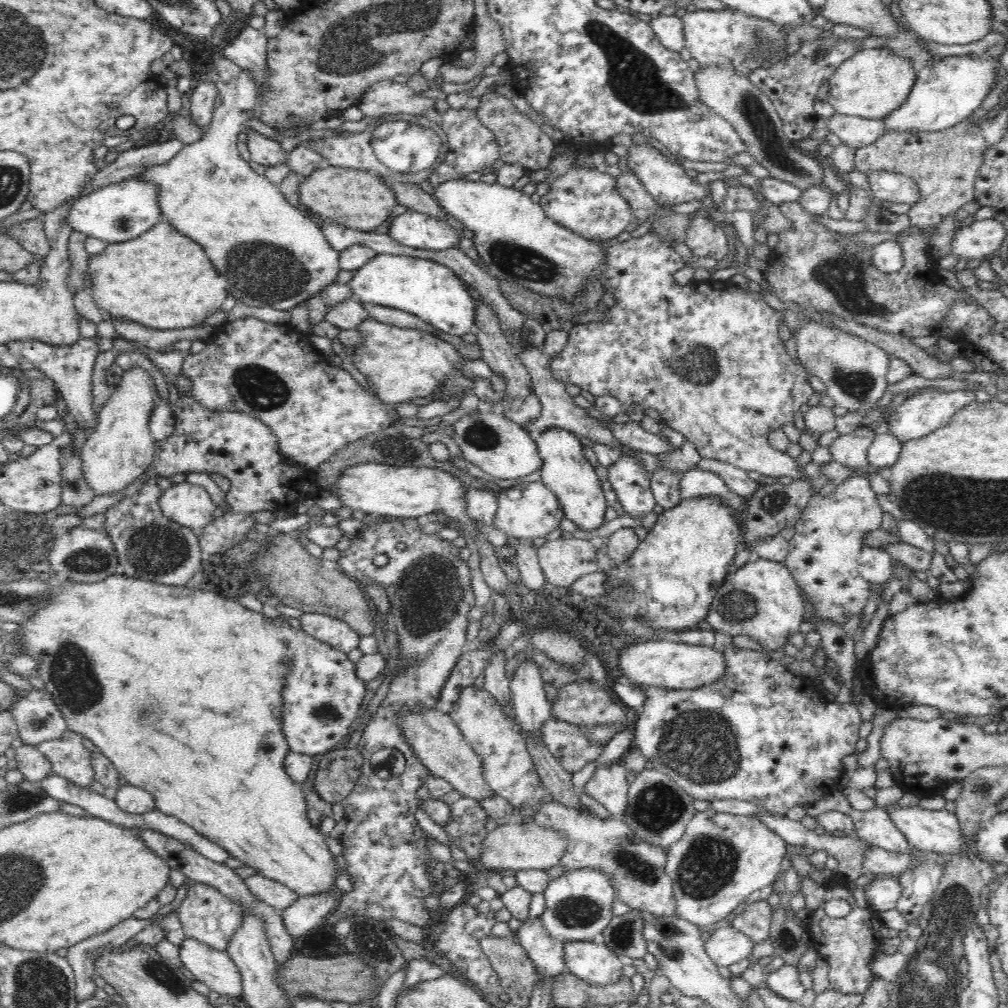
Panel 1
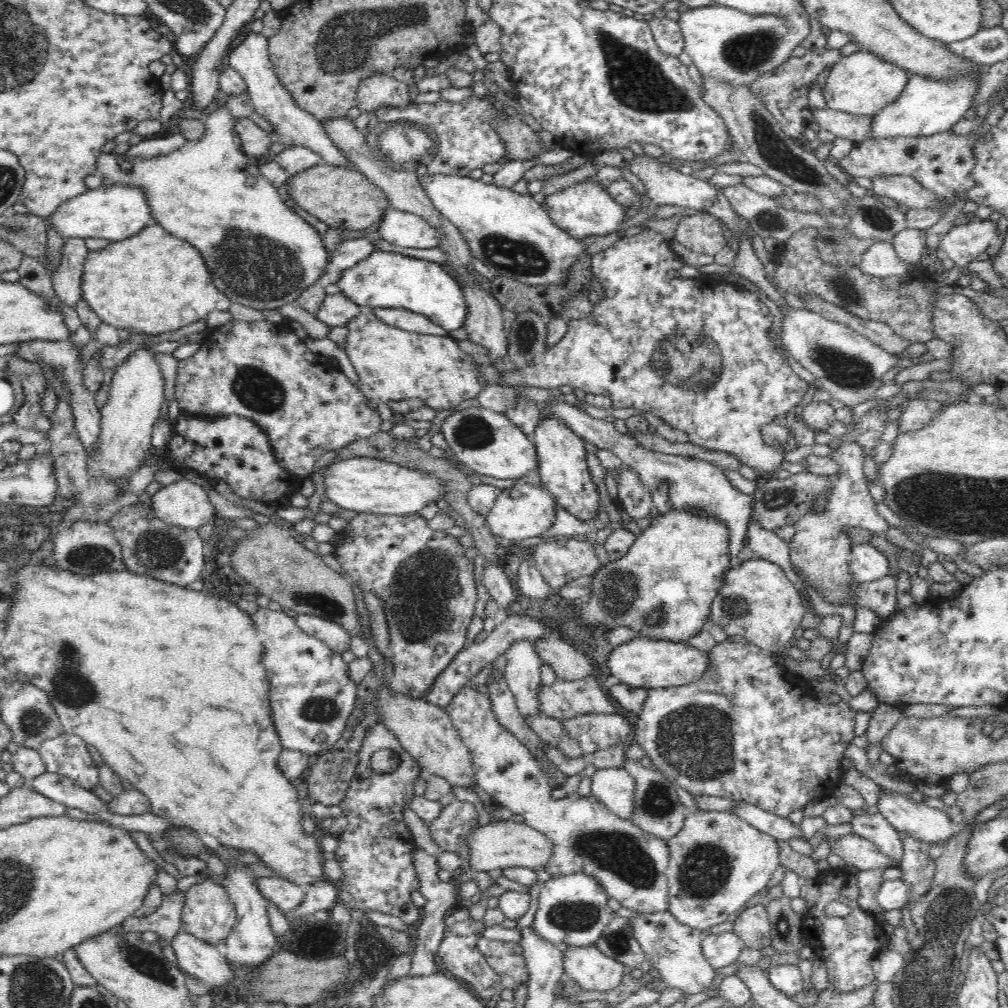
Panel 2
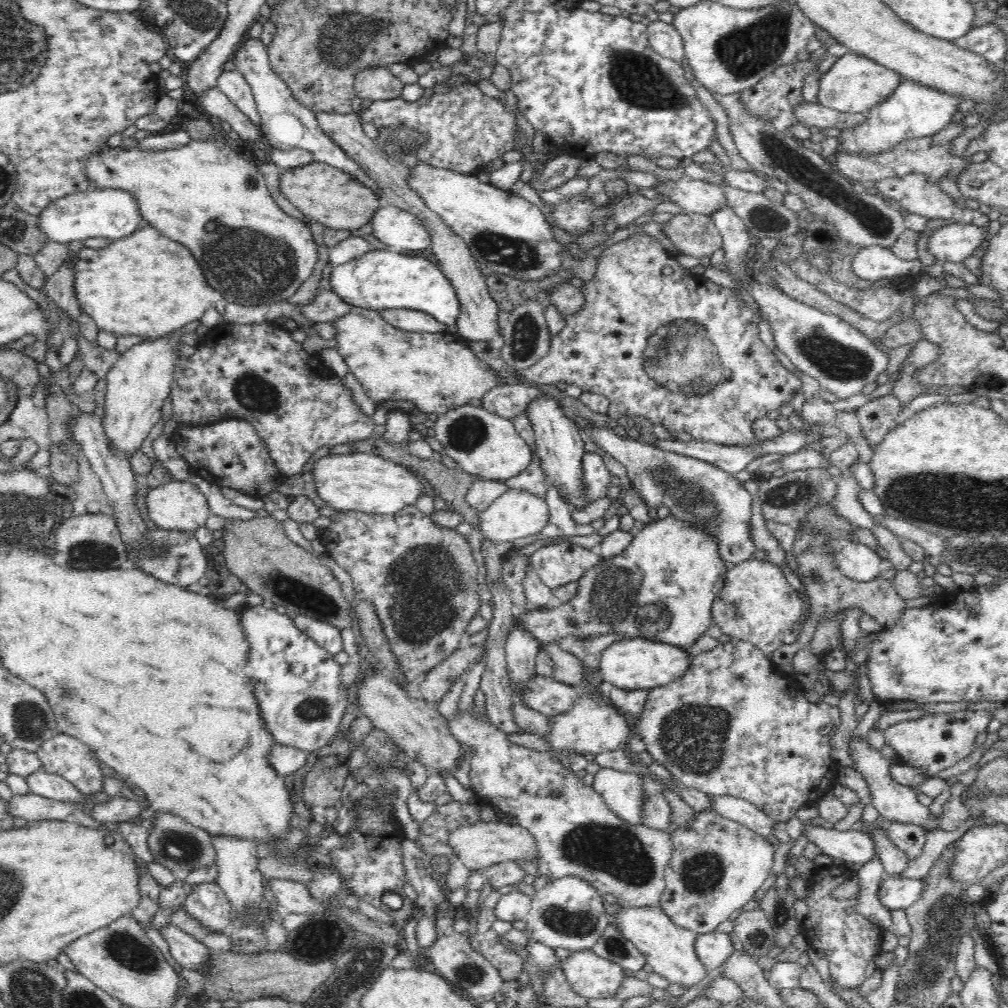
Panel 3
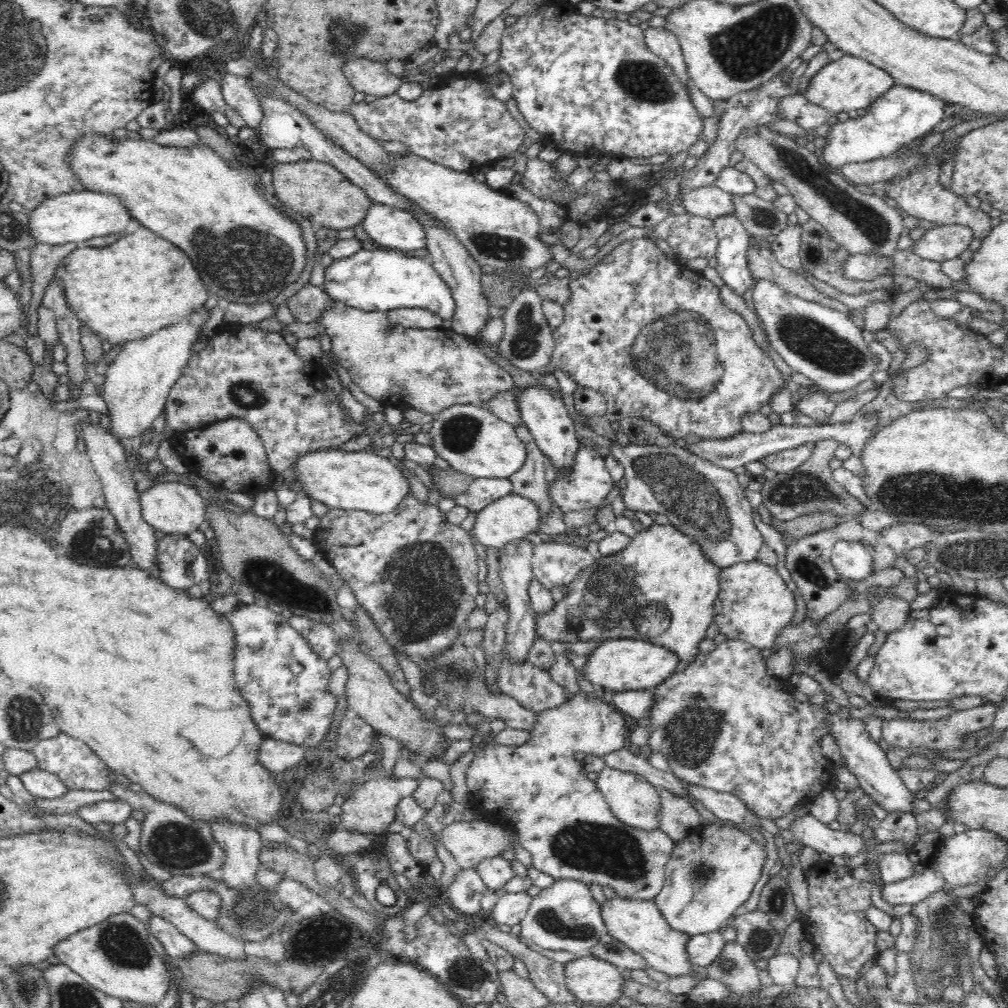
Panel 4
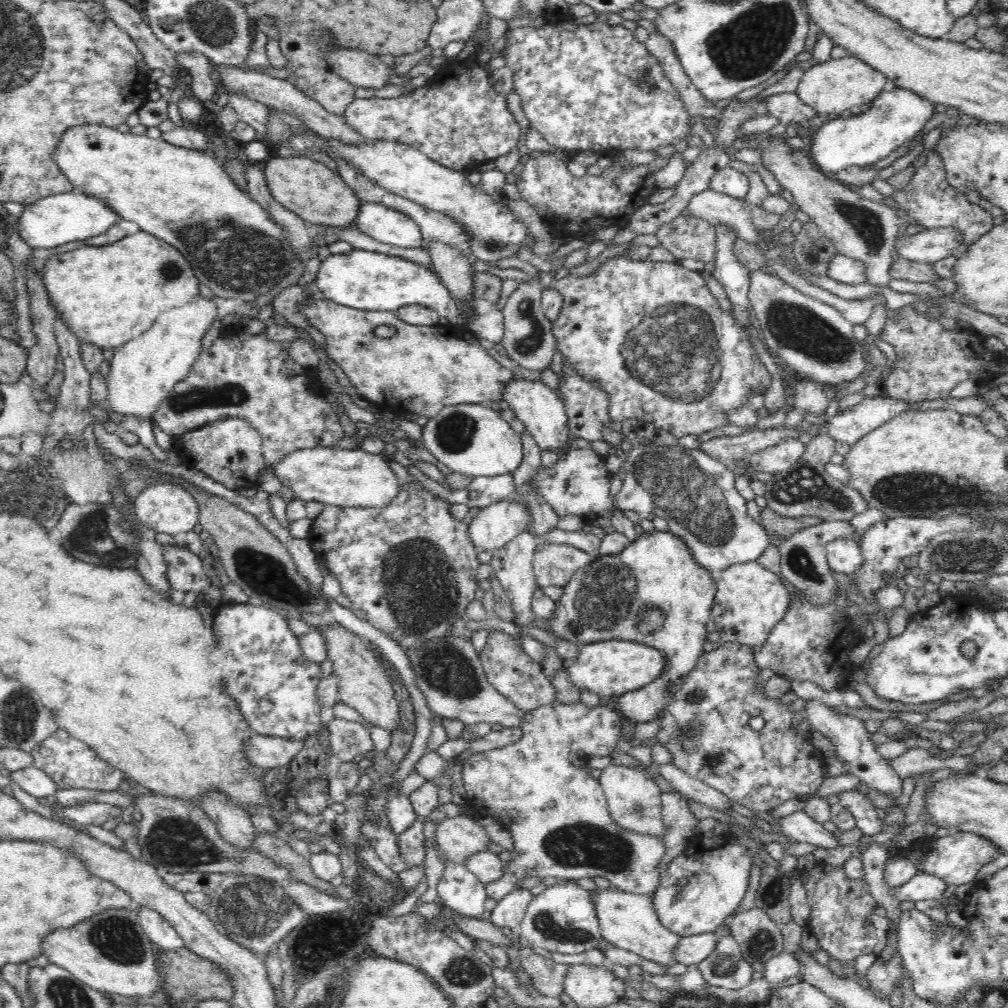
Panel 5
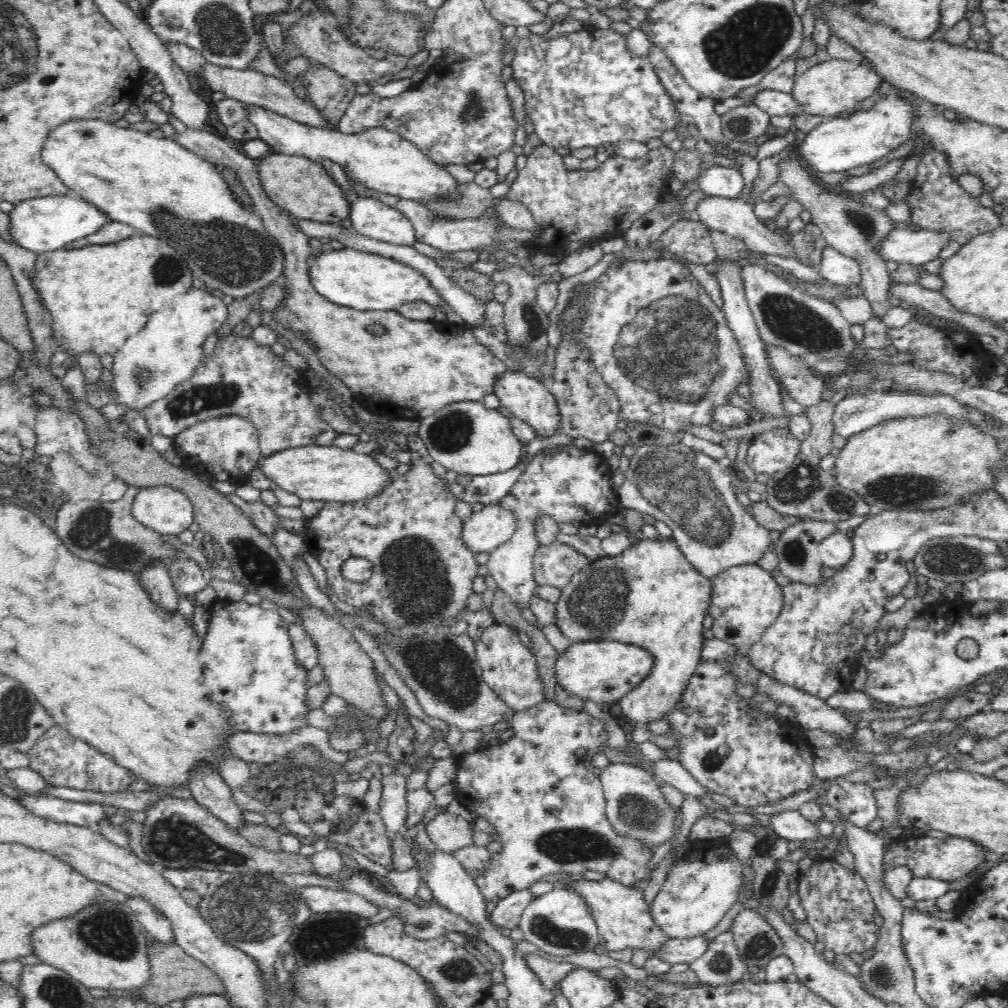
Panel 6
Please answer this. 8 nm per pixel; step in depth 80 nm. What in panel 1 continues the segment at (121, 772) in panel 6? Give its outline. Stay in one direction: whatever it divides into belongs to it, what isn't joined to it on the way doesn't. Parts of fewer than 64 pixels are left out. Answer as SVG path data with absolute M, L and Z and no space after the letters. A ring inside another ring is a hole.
M67 731L62 738L41 742L37 749L51 762L54 774L69 778L75 786L88 787L95 780L91 748L84 746L82 736Z

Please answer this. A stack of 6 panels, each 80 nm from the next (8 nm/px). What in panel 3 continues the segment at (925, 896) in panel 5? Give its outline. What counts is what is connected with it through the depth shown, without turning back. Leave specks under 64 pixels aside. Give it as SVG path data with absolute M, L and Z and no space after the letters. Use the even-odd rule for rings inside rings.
M888 877L884 878L881 884L878 895L884 908L890 911L898 908L905 909L922 896L926 888L926 877L923 879Z

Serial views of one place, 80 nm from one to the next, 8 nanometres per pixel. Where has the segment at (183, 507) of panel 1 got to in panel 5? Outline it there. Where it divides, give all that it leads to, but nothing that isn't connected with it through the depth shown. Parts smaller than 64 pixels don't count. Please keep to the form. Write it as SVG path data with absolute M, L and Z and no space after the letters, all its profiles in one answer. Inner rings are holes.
M172 483L149 485L134 499L133 507L138 522L164 534L190 532L199 522L199 506L196 499L188 490Z

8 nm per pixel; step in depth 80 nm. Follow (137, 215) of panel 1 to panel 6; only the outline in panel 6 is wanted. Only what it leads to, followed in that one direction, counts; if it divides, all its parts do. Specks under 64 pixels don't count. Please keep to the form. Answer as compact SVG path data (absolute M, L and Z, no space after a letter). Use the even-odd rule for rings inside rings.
M71 193L14 203L9 216L12 243L36 254L61 250L68 243L96 234L111 221L98 207Z

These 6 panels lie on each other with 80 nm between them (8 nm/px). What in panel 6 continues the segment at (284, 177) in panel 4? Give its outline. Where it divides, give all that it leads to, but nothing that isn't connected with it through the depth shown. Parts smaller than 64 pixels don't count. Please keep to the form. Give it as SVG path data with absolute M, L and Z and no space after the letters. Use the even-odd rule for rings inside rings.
M273 151L270 155L257 160L257 165L262 187L270 201L292 217L334 225L339 225L344 219L350 217L352 200L332 180L322 165L303 156L290 156Z

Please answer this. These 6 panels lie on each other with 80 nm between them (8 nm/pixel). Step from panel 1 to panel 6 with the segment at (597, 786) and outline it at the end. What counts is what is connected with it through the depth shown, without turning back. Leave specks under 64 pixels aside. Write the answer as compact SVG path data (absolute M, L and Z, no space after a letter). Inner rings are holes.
M610 763L602 769L599 779L604 790L607 819L618 834L638 840L648 848L668 842L677 834L682 814L666 801L652 773L636 765Z

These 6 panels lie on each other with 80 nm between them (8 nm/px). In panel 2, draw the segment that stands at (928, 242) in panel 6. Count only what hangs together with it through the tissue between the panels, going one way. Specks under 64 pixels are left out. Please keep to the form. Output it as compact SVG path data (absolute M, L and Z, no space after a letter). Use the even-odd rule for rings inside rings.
M990 220L969 222L957 225L948 234L942 236L938 253L950 258L957 266L964 267L976 258L988 252L991 243L998 240L1000 232L997 224Z

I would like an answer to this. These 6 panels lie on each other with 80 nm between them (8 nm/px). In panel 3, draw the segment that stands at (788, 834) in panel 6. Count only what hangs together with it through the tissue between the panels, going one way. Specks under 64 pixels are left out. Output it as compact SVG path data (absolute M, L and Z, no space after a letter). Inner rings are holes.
M804 825L803 834L808 842L820 848L821 854L840 858L844 862L866 864L876 853L874 840L868 834L854 828L840 831L821 825Z

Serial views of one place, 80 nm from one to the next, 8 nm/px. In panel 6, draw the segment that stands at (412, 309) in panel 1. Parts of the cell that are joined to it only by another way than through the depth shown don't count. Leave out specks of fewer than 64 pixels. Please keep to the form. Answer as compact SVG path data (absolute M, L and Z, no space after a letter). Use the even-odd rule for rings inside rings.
M352 248L326 250L313 261L309 277L316 292L326 300L362 311L394 311L407 302L422 300L431 306L440 306L447 315L447 322L465 326L465 321L448 307L445 300L430 286L428 279L396 260Z

